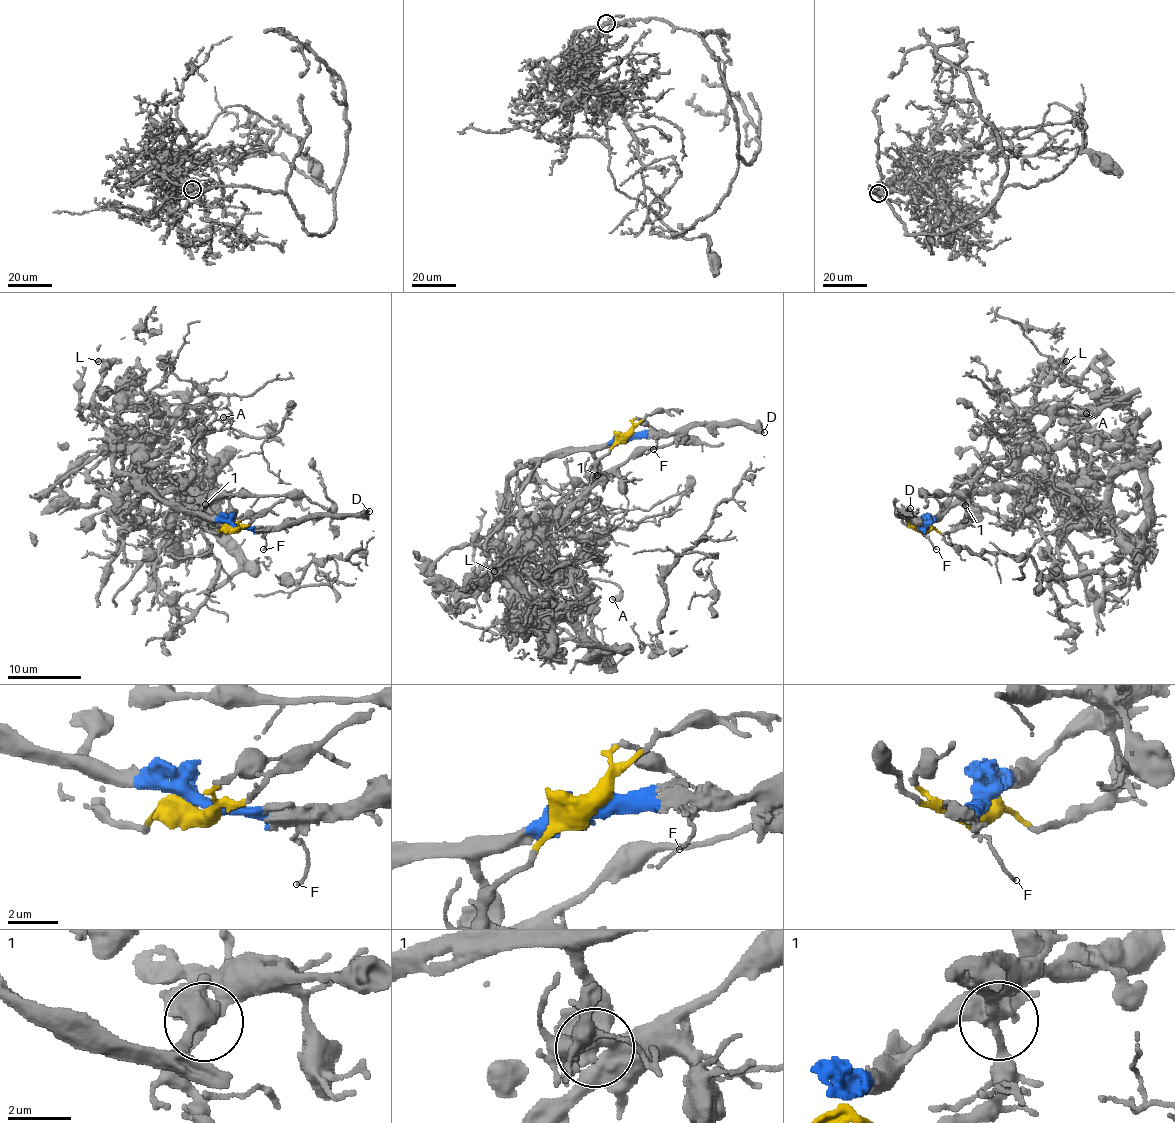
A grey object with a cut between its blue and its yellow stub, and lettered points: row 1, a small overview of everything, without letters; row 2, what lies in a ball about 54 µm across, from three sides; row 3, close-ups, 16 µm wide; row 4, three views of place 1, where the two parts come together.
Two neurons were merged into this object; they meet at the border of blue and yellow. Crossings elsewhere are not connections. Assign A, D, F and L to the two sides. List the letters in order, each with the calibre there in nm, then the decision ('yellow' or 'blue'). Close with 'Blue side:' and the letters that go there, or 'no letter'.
A: calibre 550 nm; yellow
D: calibre 340 nm; blue
F: calibre 100 nm; blue
L: calibre 380 nm; blue
Blue side: D, F, L

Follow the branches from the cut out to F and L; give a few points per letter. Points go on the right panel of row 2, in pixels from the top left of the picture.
F: (926, 526), (924, 534), (937, 549)
L: (926, 526), (944, 513), (952, 488), (1011, 450), (1027, 430), (1042, 375), (1067, 362)

